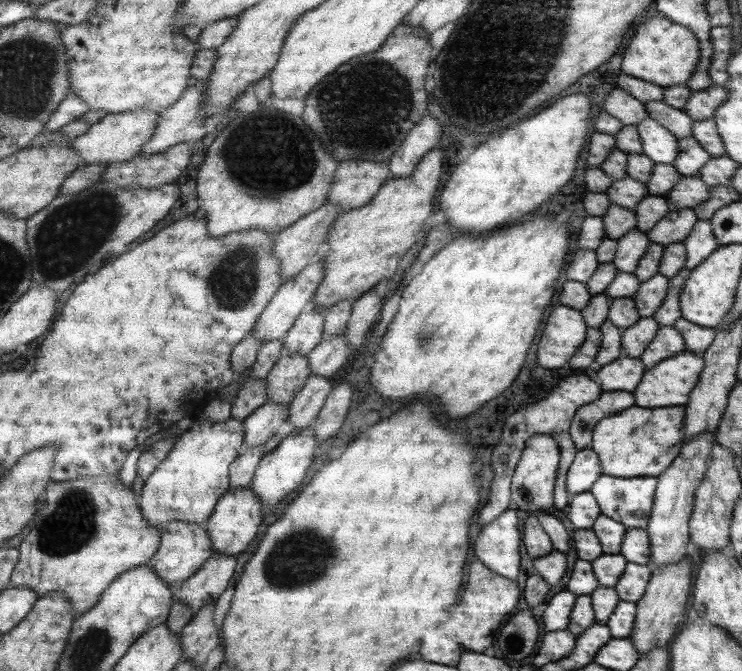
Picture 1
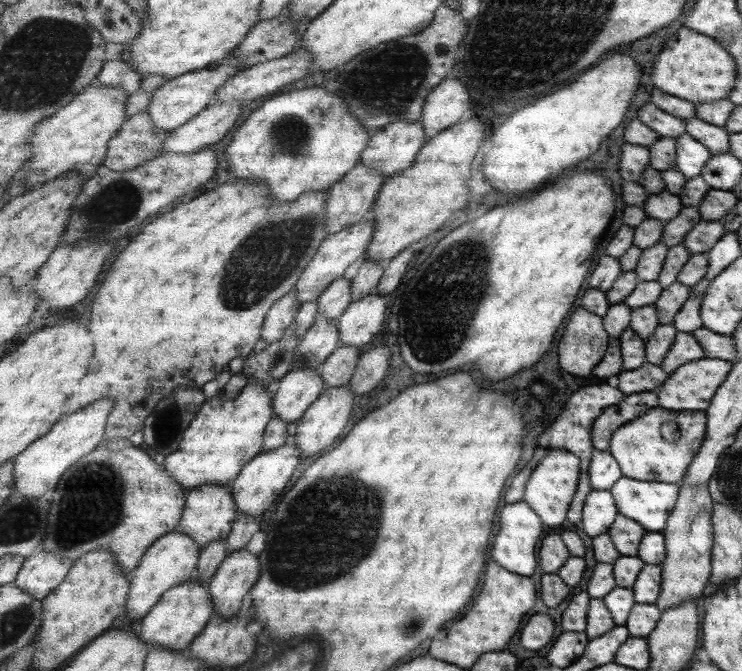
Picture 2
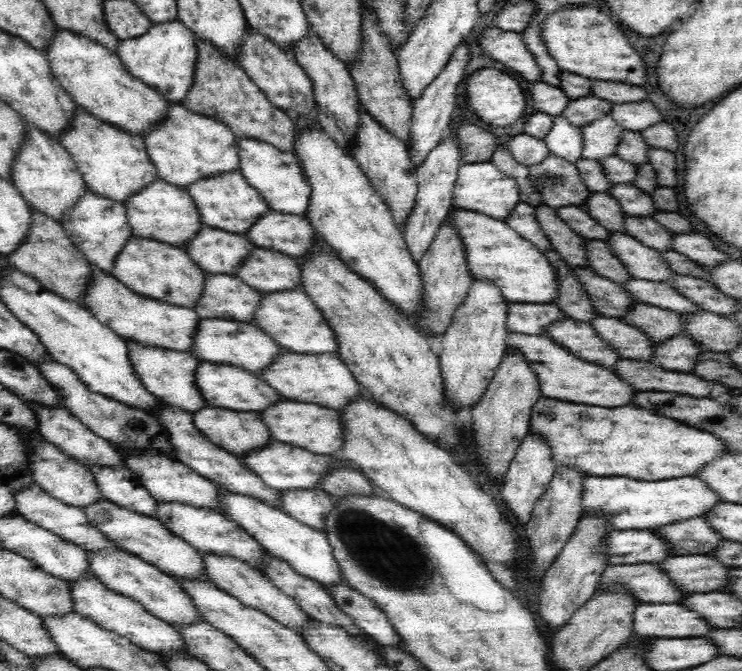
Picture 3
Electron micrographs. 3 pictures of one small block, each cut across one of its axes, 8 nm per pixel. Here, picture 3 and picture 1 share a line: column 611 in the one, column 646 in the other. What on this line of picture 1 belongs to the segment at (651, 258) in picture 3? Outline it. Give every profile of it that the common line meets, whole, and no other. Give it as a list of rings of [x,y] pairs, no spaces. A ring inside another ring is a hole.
[[[638,228],[632,229],[632,232],[624,234],[624,237],[617,240],[618,251],[616,251],[612,263],[619,271],[634,273],[638,267],[638,261],[644,257],[644,253],[648,249],[650,240],[651,238],[646,232],[640,231]]]

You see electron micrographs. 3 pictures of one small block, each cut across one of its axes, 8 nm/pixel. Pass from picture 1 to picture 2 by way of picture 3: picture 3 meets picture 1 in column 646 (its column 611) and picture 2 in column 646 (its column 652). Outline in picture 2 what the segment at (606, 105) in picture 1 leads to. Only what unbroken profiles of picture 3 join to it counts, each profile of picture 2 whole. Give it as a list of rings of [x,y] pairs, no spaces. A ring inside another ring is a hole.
[[[651,102],[646,103],[637,111],[637,119],[649,126],[655,133],[661,137],[678,138],[687,133],[686,125],[682,119],[675,118],[674,115],[667,114],[660,110]]]

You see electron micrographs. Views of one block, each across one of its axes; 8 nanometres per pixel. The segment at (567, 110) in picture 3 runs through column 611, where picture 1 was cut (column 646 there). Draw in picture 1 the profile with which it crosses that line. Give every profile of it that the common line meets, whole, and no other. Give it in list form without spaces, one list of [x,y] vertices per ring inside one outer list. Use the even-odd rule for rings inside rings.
[[[650,101],[646,103],[646,112],[649,118],[663,124],[675,135],[675,138],[681,139],[692,136],[692,121],[683,110],[678,110],[668,106],[662,101]]]

